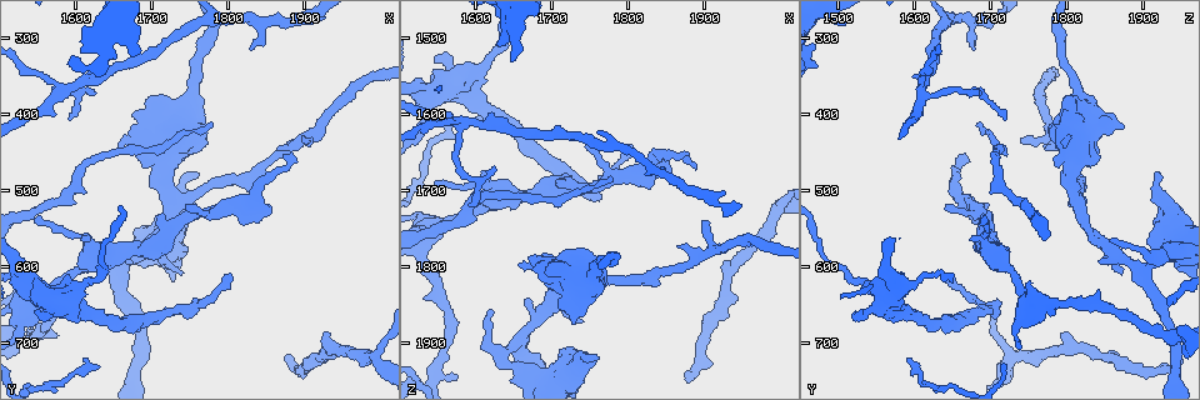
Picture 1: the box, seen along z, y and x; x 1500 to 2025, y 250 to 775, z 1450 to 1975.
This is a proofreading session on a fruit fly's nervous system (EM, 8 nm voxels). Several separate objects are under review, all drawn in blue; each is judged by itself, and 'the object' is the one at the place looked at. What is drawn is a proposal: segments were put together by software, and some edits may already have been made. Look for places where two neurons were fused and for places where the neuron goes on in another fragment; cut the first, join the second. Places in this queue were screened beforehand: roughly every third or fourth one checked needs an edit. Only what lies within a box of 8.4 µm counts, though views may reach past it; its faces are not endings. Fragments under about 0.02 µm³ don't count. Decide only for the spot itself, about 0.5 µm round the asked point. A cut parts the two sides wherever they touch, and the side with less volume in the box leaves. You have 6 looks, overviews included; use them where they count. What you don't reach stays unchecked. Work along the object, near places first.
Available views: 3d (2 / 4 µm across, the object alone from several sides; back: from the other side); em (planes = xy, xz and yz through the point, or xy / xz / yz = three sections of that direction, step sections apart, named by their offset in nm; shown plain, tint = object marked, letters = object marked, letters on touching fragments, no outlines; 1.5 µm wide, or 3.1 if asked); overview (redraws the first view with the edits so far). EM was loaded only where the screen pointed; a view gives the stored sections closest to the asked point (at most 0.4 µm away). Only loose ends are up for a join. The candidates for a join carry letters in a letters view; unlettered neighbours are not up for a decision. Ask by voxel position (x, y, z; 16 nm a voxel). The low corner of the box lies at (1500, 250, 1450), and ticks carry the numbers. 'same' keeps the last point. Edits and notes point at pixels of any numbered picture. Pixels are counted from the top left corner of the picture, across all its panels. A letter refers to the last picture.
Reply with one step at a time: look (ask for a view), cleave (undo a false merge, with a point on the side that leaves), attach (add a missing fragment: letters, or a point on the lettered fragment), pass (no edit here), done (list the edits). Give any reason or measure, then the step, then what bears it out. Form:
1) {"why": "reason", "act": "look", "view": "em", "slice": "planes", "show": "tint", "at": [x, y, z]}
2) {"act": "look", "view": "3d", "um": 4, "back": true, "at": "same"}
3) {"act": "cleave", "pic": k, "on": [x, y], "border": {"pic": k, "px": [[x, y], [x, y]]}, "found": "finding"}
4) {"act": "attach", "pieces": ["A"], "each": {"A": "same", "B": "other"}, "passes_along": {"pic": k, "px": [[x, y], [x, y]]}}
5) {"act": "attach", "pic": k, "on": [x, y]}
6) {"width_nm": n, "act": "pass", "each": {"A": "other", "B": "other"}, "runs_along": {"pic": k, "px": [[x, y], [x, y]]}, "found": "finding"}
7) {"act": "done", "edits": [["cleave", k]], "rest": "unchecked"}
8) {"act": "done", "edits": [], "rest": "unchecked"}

{"why": "thin end", "act": "look", "view": "3d", "um": 2, "at": [1775, 410, 1685]}

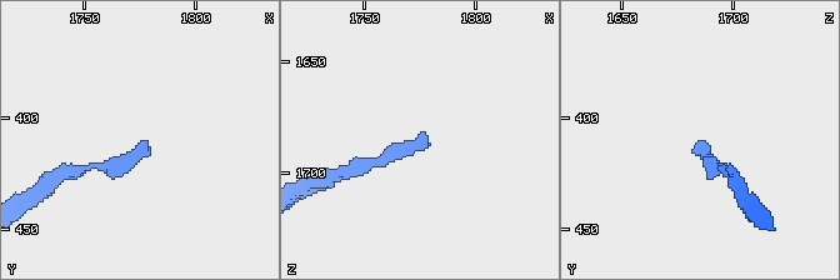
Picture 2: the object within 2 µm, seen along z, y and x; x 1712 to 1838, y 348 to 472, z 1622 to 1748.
{"act": "look", "view": "em", "slice": "xy", "step": 8, "show": "tint", "at": [1778, 413, 1683]}

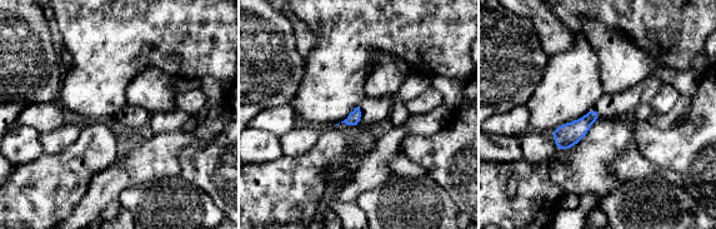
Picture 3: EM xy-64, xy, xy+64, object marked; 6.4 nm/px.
{"why": "cut it another way", "act": "look", "view": "em", "slice": "planes", "show": "letters", "at": "same"}

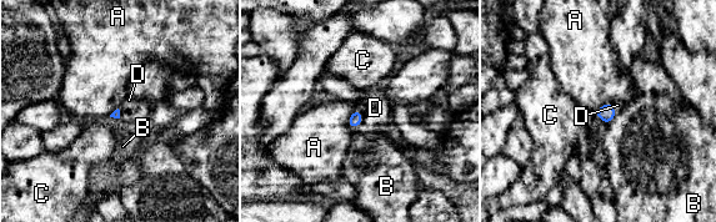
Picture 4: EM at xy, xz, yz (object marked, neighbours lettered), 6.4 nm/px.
{"longest_contact_nm": ["A", 150], "act": "attach", "pieces": ["D"], "each": {"A": "other", "B": "other", "C": "other", "D": "same"}, "passes_along": {"pic": 4, "px": [[355, 120], [361, 120], [375, 107]]}, "found": "it goes on there"}

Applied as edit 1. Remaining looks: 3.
{"why": "calibre changes", "act": "look", "view": "3d", "um": 2, "back": true, "at": [1735, 535, 1700]}

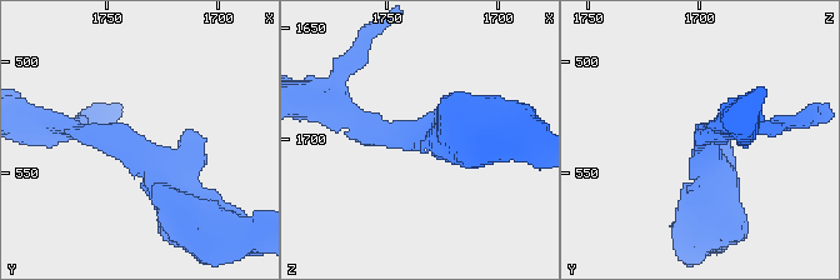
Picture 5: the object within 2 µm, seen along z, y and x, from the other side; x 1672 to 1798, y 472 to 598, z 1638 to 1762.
{"act": "look", "view": "em", "slice": "planes", "show": "plain", "at": [1738, 538, 1695]}

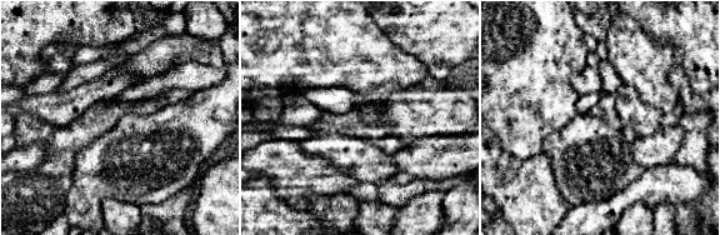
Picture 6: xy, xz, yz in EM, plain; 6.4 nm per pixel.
{"act": "look", "view": "em", "slice": "planes", "show": "letters", "at": "same"}

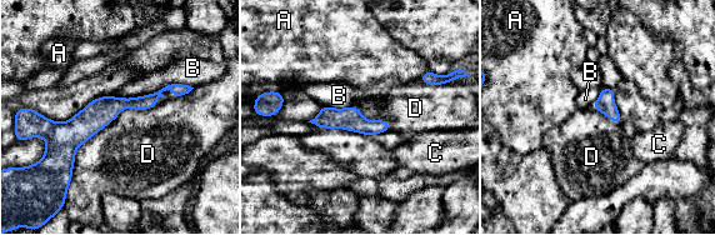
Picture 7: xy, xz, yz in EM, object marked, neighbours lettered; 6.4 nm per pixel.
{"act": "pass", "each": {"A": "other", "B": "other", "C": "other", "D": "other"}, "border": {"pic": 7, "px": [[175, 83], [138, 96], [110, 95]]}, "found": "all the same neuron"}

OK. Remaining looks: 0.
{"act": "done", "edits": [["attach", 4]], "rest": "unchecked"}

